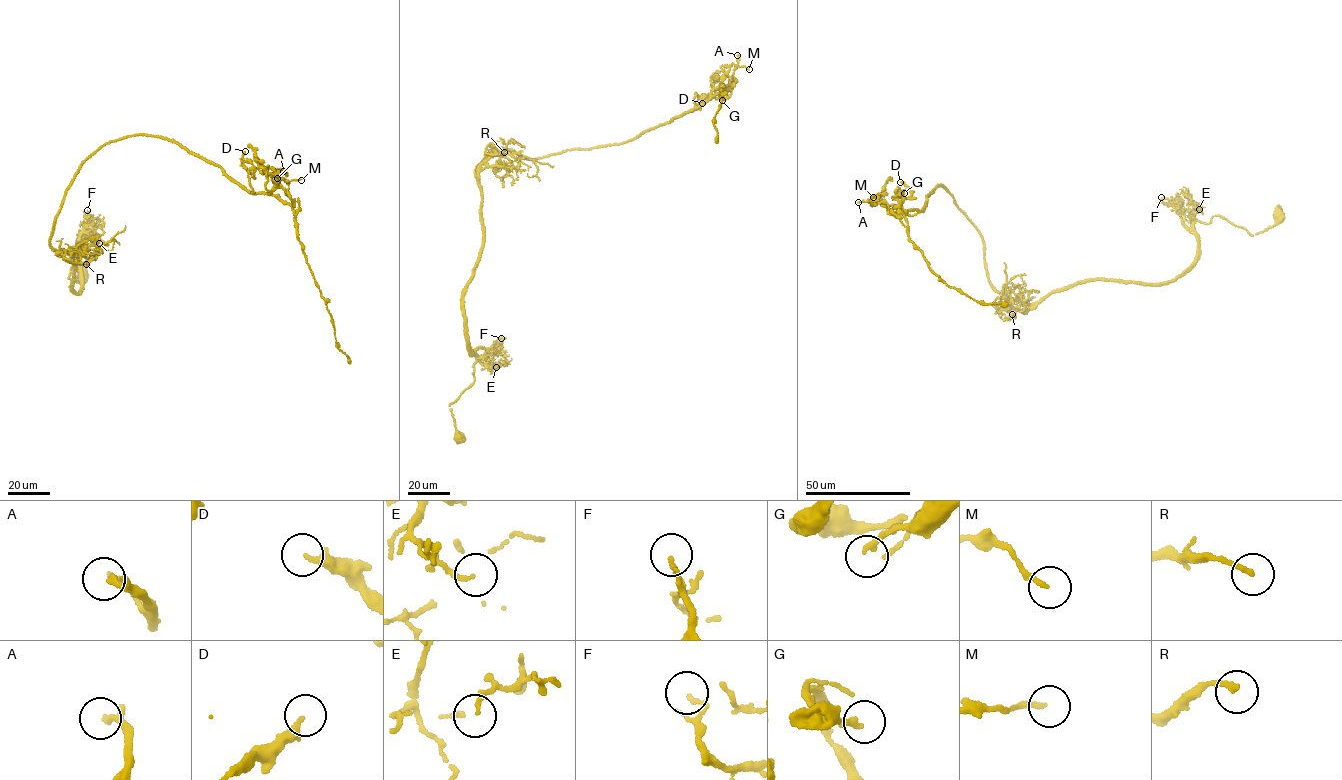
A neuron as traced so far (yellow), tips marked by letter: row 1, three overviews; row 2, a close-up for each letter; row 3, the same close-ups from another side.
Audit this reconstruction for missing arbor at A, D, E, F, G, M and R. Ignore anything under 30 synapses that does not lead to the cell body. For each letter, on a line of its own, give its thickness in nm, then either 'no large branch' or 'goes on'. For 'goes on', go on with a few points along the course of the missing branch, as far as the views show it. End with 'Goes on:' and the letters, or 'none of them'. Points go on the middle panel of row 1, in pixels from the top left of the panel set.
A: calibre 170 nm; no large branch
D: calibre 240 nm; no large branch
E: calibre 150 nm; no large branch
F: calibre 140 nm; no large branch
G: calibre 200 nm; no large branch
M: calibre 170 nm; no large branch
R: calibre 180 nm; no large branch
Goes on: none of them

